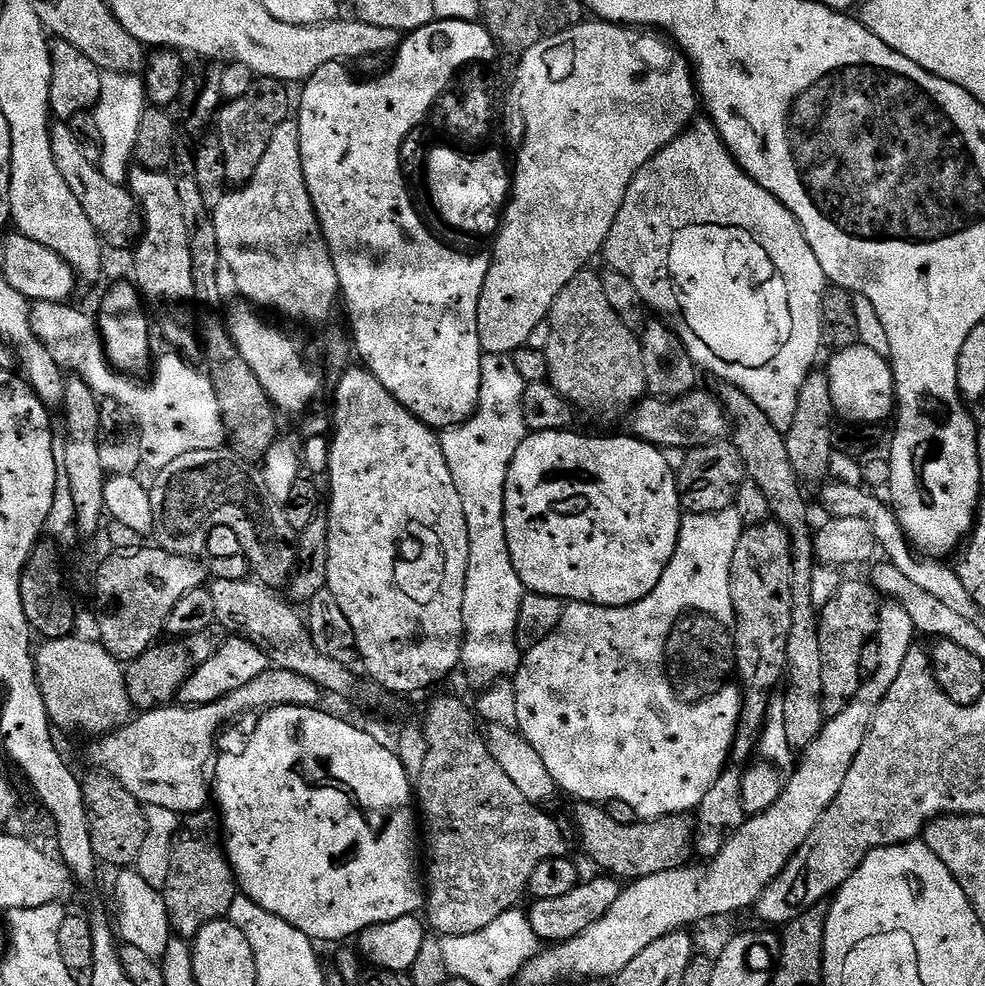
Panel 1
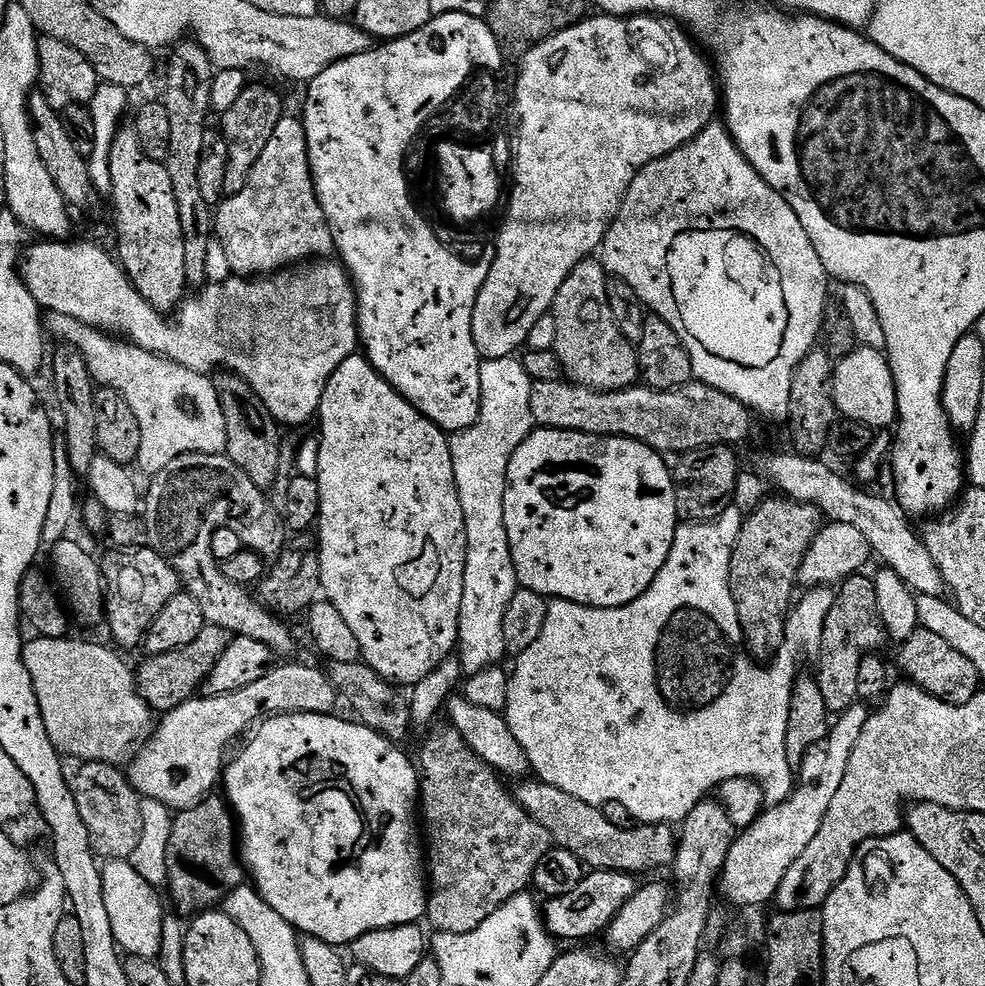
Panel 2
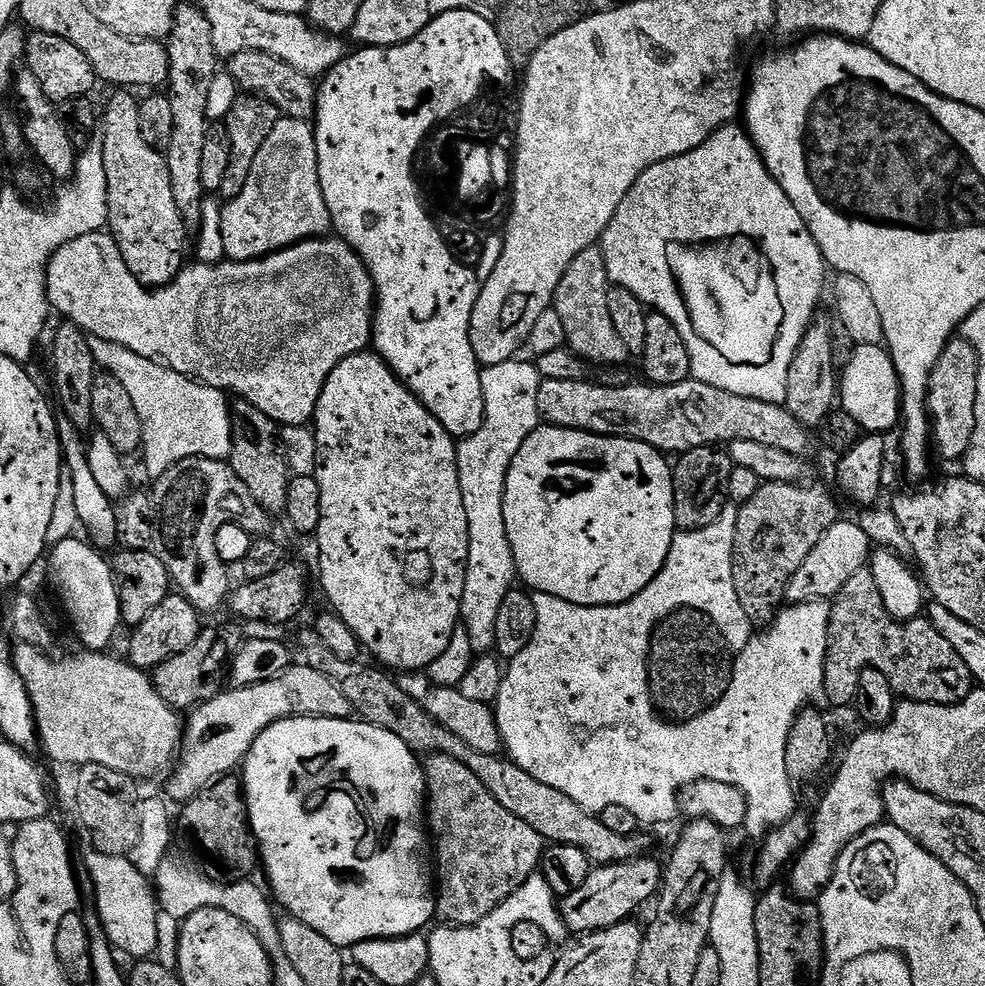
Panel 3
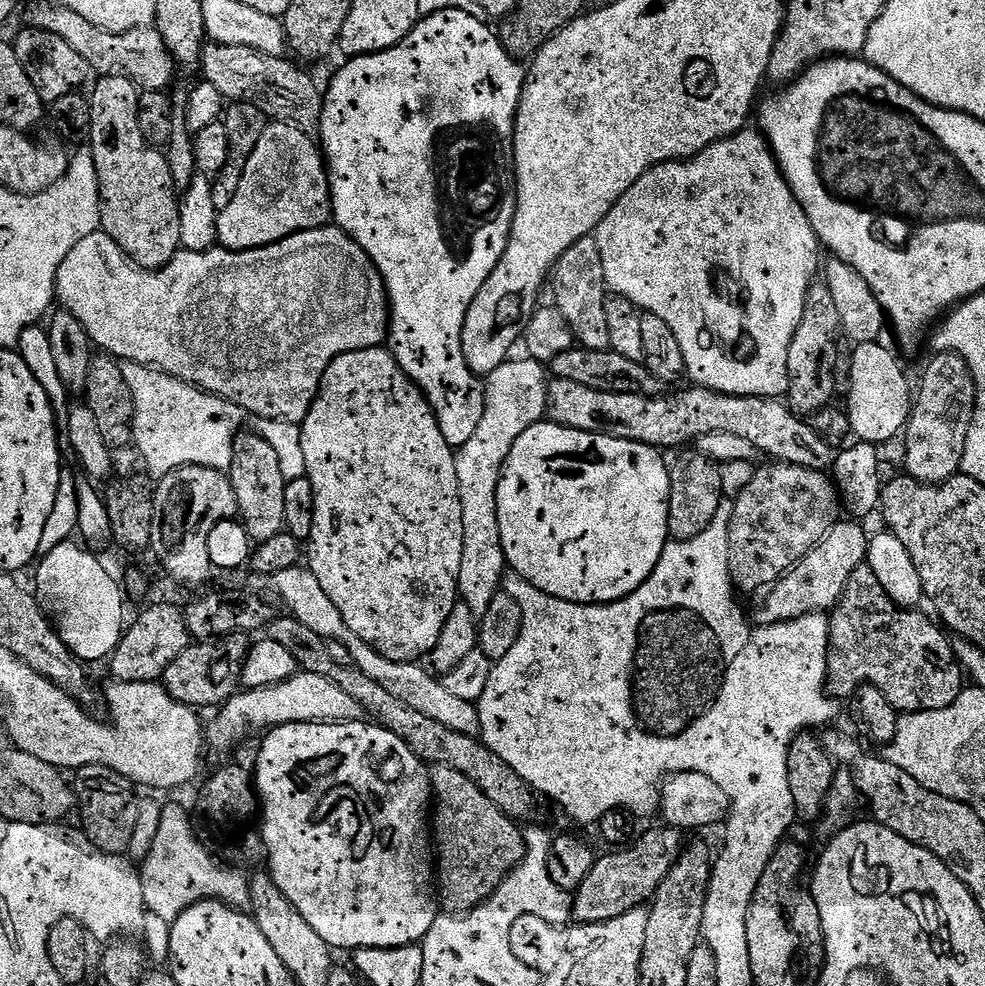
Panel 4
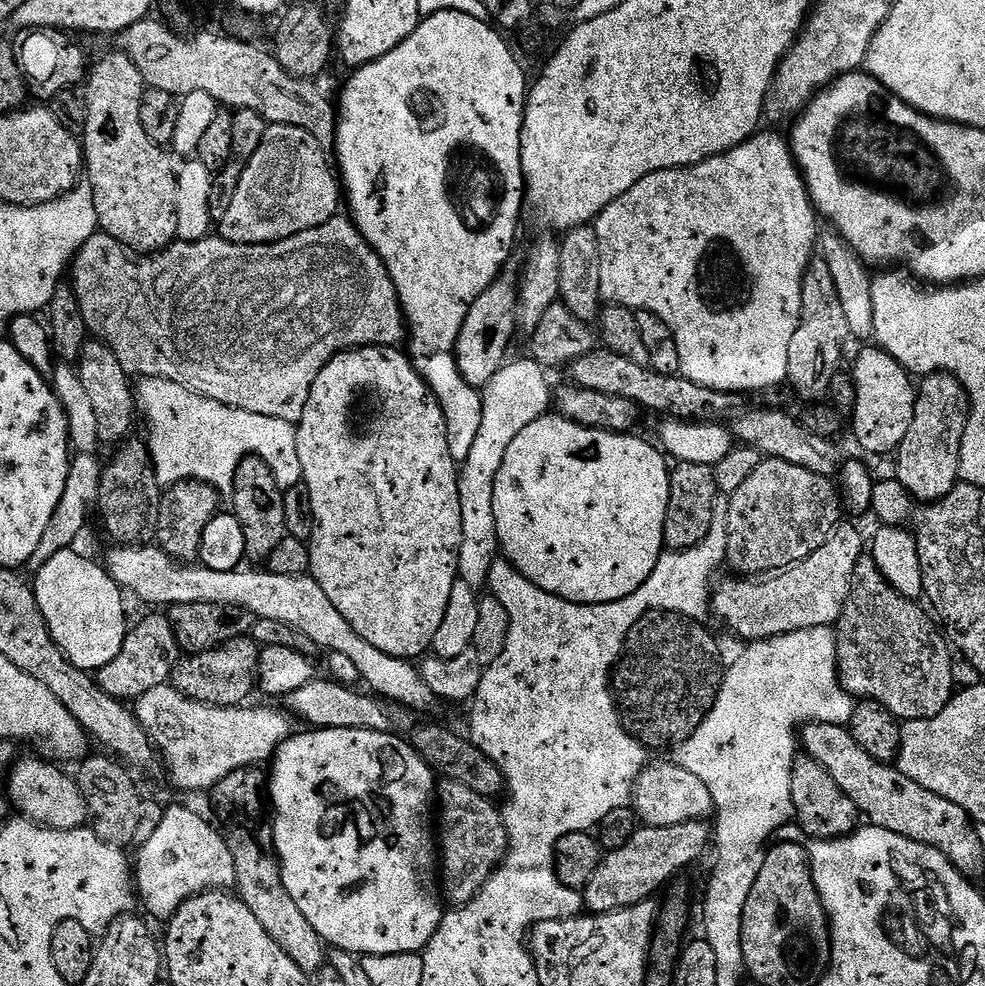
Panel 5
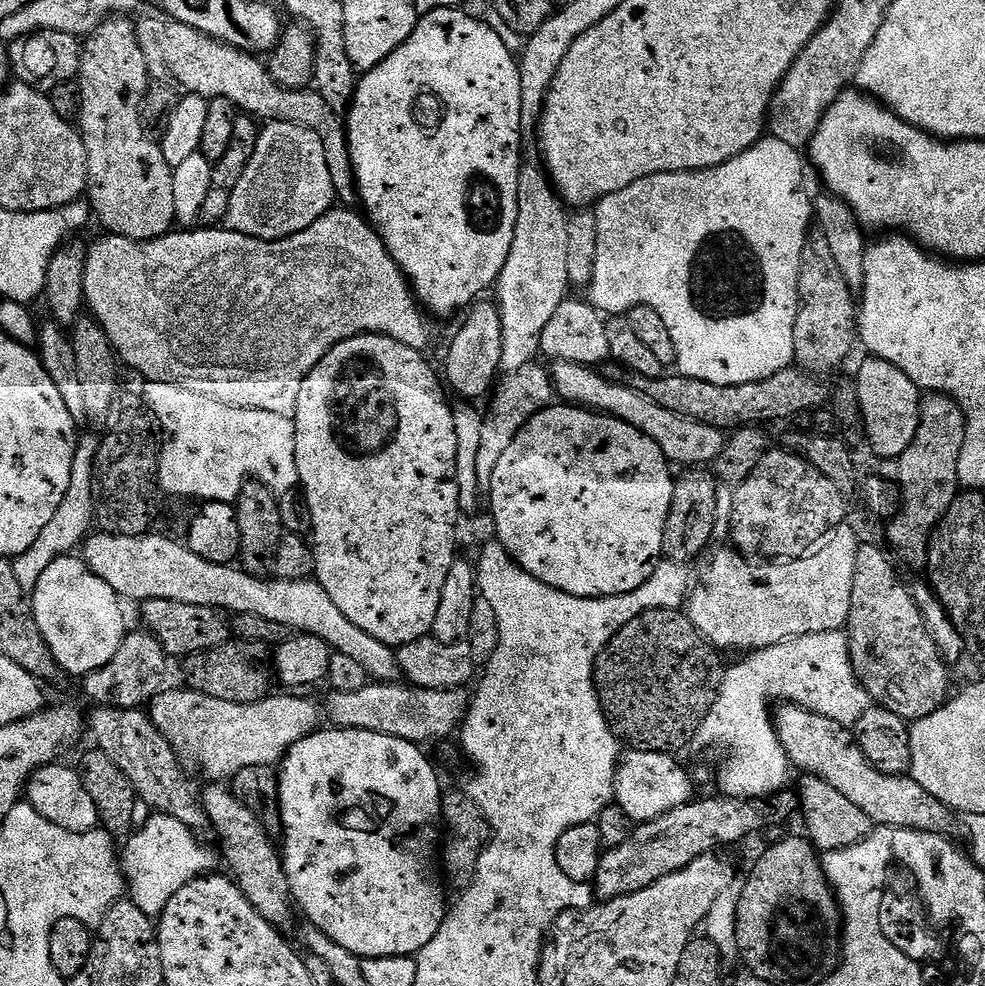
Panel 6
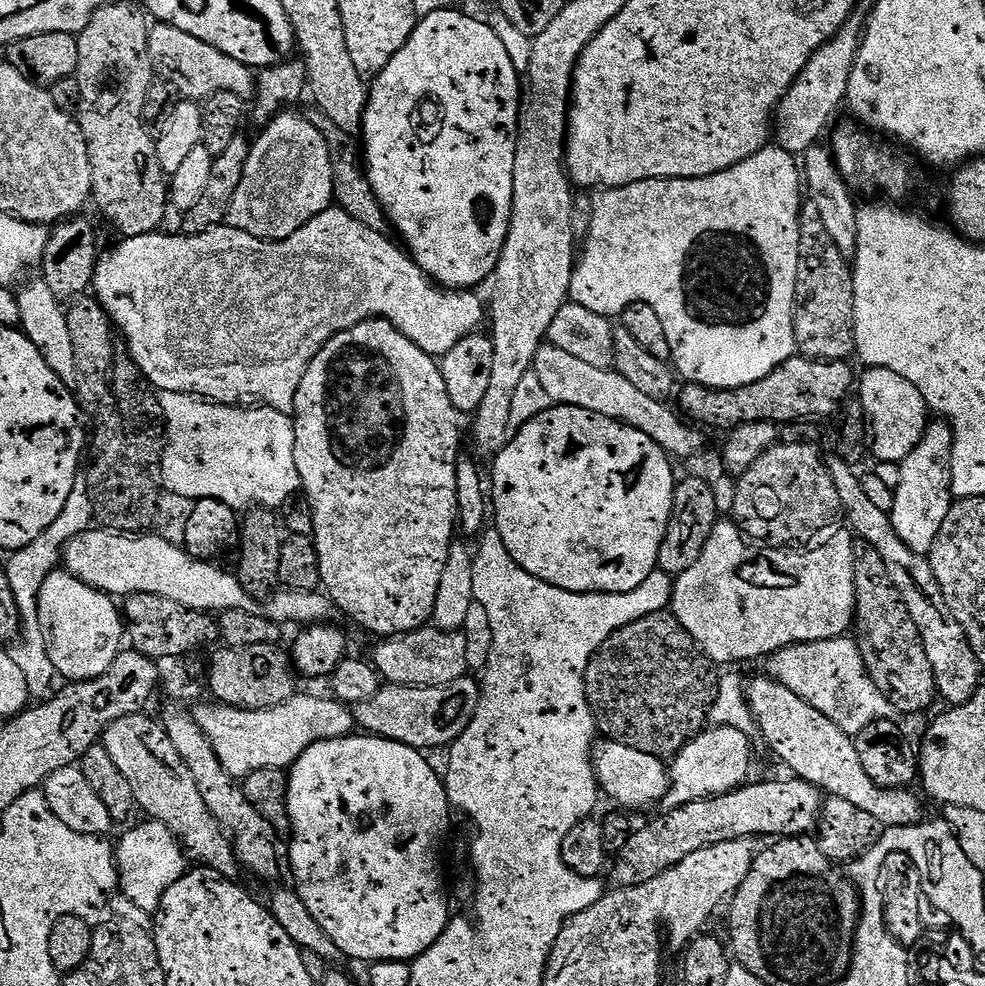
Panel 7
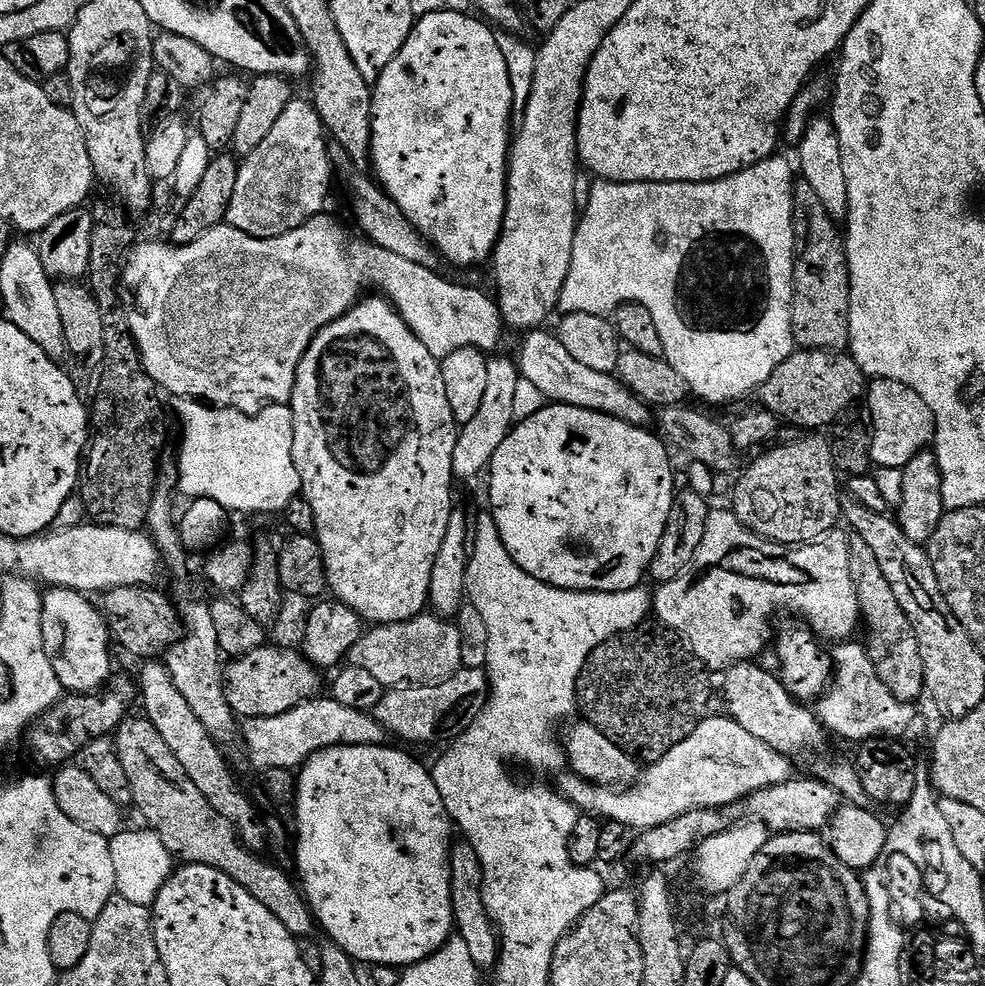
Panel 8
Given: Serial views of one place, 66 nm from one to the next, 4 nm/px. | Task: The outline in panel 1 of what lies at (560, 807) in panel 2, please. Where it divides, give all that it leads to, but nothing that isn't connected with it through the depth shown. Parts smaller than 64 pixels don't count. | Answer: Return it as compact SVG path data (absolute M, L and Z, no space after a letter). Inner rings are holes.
M580 802L576 808L576 832L584 843L584 852L600 867L601 873L624 882L650 878L650 874L662 874L675 868L685 867L694 856L694 824L687 815L663 816L657 820L640 820L632 825L618 825L607 816L596 802Z

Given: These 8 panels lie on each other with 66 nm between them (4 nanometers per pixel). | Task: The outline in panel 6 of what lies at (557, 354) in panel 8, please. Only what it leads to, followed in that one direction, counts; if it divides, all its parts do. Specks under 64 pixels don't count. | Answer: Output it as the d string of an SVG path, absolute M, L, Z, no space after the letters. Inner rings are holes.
M555 361L551 365L550 375L555 395L561 401L573 406L587 408L616 420L634 426L646 438L650 438L662 450L662 454L673 465L712 466L715 465L718 454L722 454L722 446L726 439L725 433L714 426L706 426L706 422L694 418L682 418L682 414L674 414L674 410L666 410L666 406L658 406L646 395L639 392L629 383L615 384L607 380L595 367L574 362Z

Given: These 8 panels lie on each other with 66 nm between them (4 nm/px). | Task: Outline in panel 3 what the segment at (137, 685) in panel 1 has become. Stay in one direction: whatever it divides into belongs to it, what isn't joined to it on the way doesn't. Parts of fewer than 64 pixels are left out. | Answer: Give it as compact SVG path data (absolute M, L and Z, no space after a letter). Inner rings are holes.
M205 627L196 641L182 650L182 654L174 654L174 658L162 662L151 673L158 698L162 698L166 706L177 710L191 710L207 700L213 700L225 687L237 644L238 640L234 637L223 636L216 628Z

